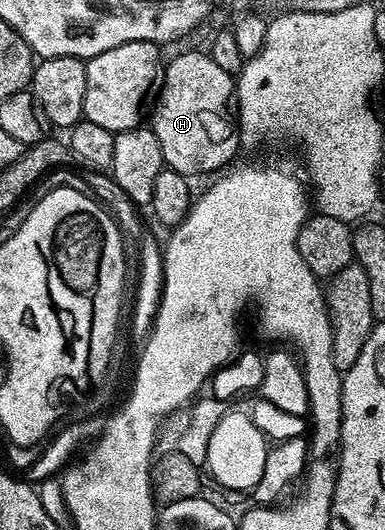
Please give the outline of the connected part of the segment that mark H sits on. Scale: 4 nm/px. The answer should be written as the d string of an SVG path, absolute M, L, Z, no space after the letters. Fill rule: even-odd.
M184 50L174 61L164 65L156 96L157 105L153 108L151 127L155 138L159 138L159 150L163 150L165 167L183 174L186 178L205 176L208 172L220 173L230 163L228 160L237 152L239 128L235 123L234 109L231 107L235 100L234 77L214 62L208 51Z

